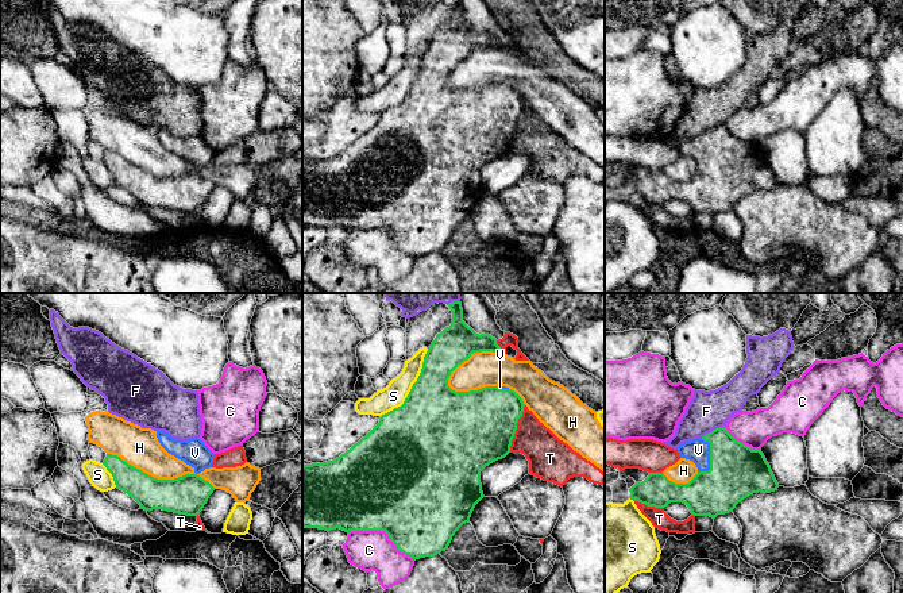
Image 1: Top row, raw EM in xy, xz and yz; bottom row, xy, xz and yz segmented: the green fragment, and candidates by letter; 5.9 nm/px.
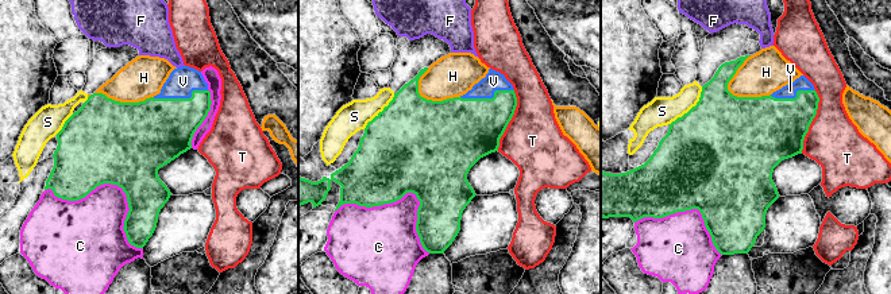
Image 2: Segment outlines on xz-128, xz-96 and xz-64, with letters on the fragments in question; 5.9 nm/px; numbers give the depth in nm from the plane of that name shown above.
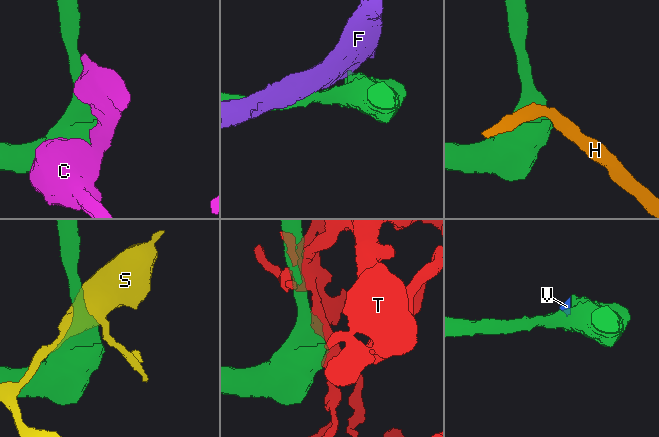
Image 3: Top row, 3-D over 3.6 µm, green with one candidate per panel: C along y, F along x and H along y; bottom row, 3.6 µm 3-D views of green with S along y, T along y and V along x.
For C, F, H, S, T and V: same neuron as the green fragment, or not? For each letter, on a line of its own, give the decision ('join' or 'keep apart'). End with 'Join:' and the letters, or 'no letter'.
C: keep apart
F: keep apart
H: keep apart
S: keep apart
T: keep apart
V: join
Join: V

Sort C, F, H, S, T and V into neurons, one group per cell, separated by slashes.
C / F / H / S / T / V

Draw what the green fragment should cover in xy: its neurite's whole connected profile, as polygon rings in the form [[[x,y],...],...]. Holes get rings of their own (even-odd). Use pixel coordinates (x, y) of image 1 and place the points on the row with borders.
[[[107,454],[103,465],[112,474],[116,488],[132,497],[144,511],[162,509],[197,516],[215,490],[197,474],[158,480],[112,454]]]

